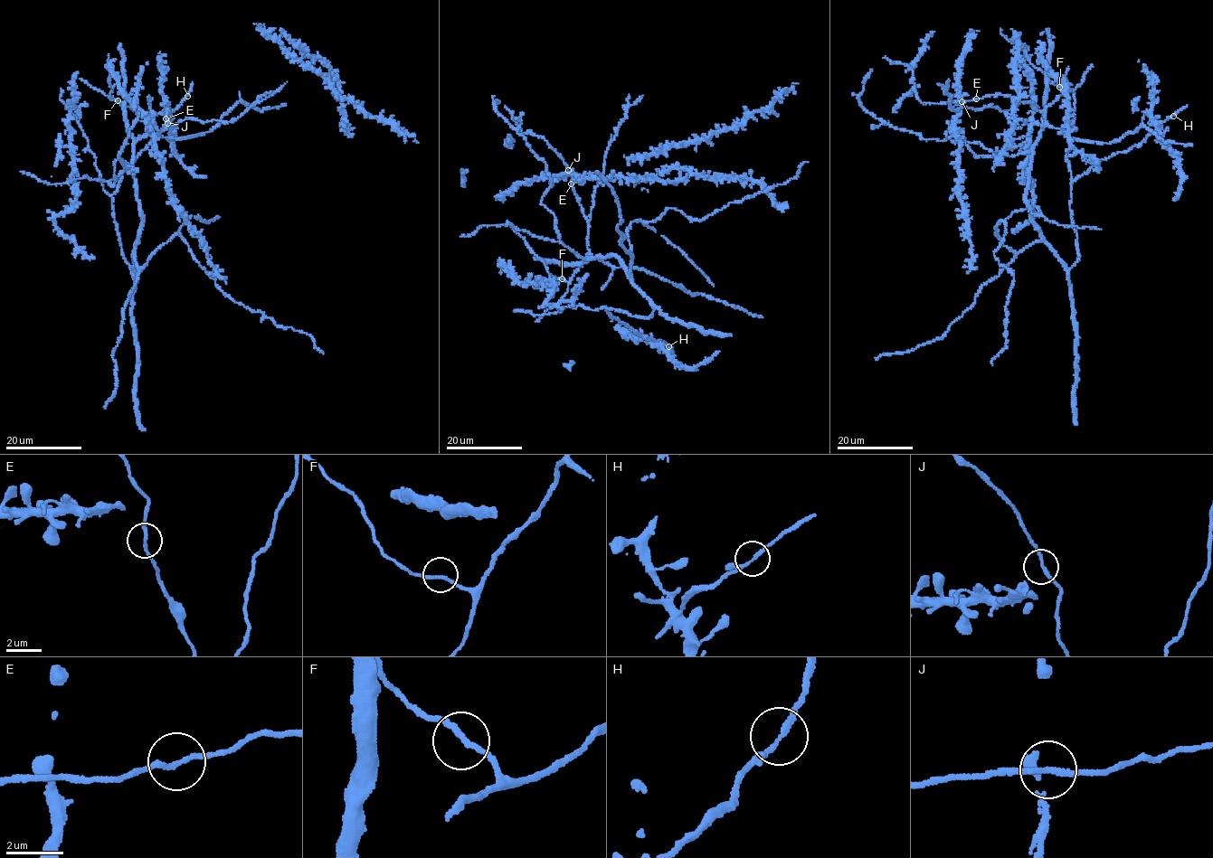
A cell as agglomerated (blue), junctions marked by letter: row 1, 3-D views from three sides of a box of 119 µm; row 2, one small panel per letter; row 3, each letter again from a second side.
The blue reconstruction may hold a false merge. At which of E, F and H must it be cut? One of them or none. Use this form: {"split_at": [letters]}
{"split_at": []}

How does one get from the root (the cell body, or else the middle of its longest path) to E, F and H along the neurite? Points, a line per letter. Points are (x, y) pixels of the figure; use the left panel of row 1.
E: (133, 151), (154, 117), (165, 114), (165, 109), (169, 111), (166, 118)
F: (133, 151), (134, 144), (146, 134), (147, 120), (139, 112), (118, 100)
H: (133, 151), (132, 174), (142, 225), (133, 258), (133, 277), (122, 252), (112, 195), (124, 172), (187, 96)

